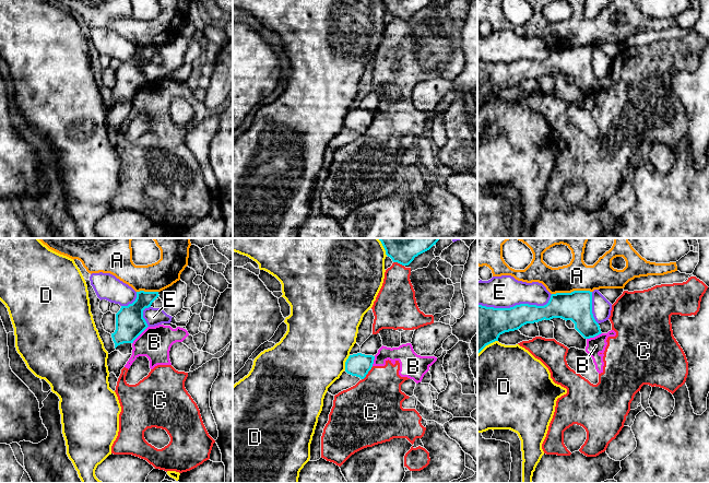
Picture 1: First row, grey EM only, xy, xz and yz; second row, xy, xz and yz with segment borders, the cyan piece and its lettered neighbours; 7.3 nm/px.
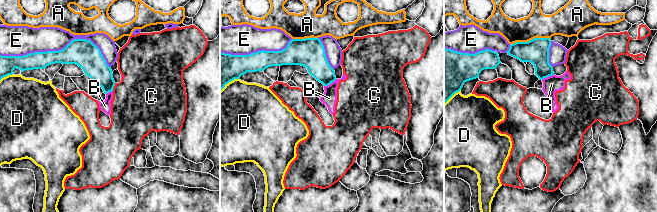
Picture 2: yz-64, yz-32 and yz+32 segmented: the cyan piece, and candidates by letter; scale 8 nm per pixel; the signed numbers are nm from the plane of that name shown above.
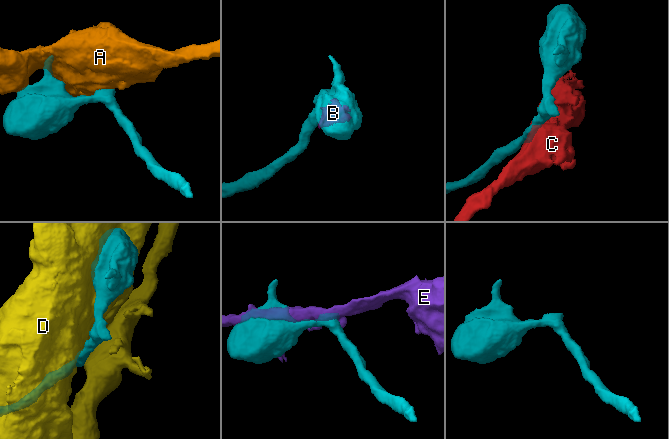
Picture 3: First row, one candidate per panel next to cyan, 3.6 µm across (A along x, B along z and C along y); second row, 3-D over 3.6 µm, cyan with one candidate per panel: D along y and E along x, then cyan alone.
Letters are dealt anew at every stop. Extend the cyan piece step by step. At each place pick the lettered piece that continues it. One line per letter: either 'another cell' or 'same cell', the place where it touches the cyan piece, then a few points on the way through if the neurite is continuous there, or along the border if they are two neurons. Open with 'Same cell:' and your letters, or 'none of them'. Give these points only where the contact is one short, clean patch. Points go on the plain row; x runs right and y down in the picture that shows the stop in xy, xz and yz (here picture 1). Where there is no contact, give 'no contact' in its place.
Same cell: none of them
A: another cell | yz (571, 47)
B: another cell | xy (140, 89) | along xy (148, 81), (132, 98)
C: another cell | xz (367, 128)
D: another cell | xz (345, 118)
E: another cell | yz (516, 60)

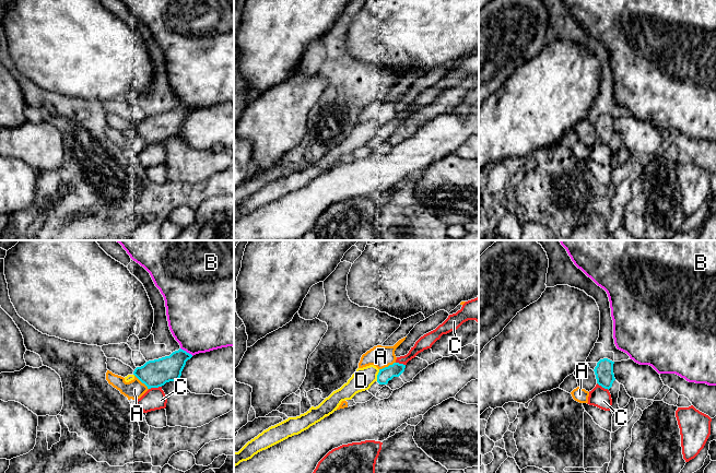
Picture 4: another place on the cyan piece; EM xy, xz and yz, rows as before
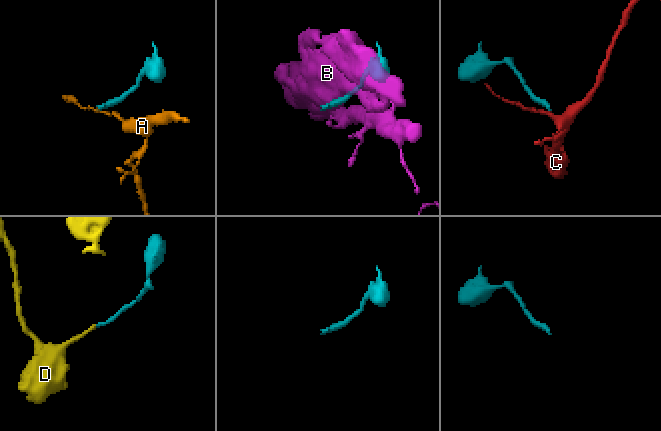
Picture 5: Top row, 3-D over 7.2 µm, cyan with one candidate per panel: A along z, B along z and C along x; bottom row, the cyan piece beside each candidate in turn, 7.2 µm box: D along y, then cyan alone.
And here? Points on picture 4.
Same cell: D
A: another cell | xz (388, 121)
B: another cell | xy (186, 107)
C: another cell | xy (154, 142) | along xy (161, 141), (149, 144)
D: same cell | xz (377, 130)

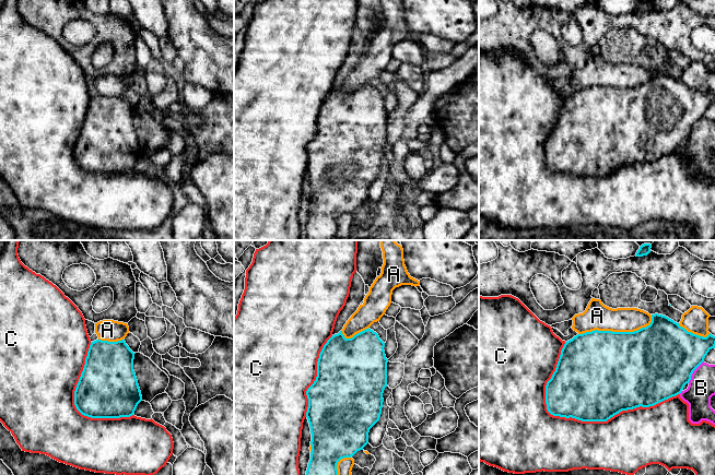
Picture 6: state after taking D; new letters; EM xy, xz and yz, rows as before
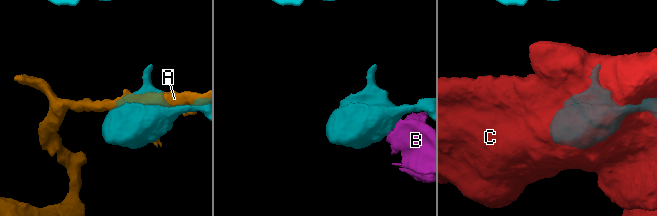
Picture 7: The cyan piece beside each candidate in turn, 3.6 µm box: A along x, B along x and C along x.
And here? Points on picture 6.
Same cell: none of them
A: another cell | yz (618, 87)
B: another cell | yz (693, 126)
C: another cell | yz (609, 174)

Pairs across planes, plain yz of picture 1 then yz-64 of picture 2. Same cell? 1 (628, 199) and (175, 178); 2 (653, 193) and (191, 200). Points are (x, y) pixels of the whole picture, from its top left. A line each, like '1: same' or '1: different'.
1: same
2: same

